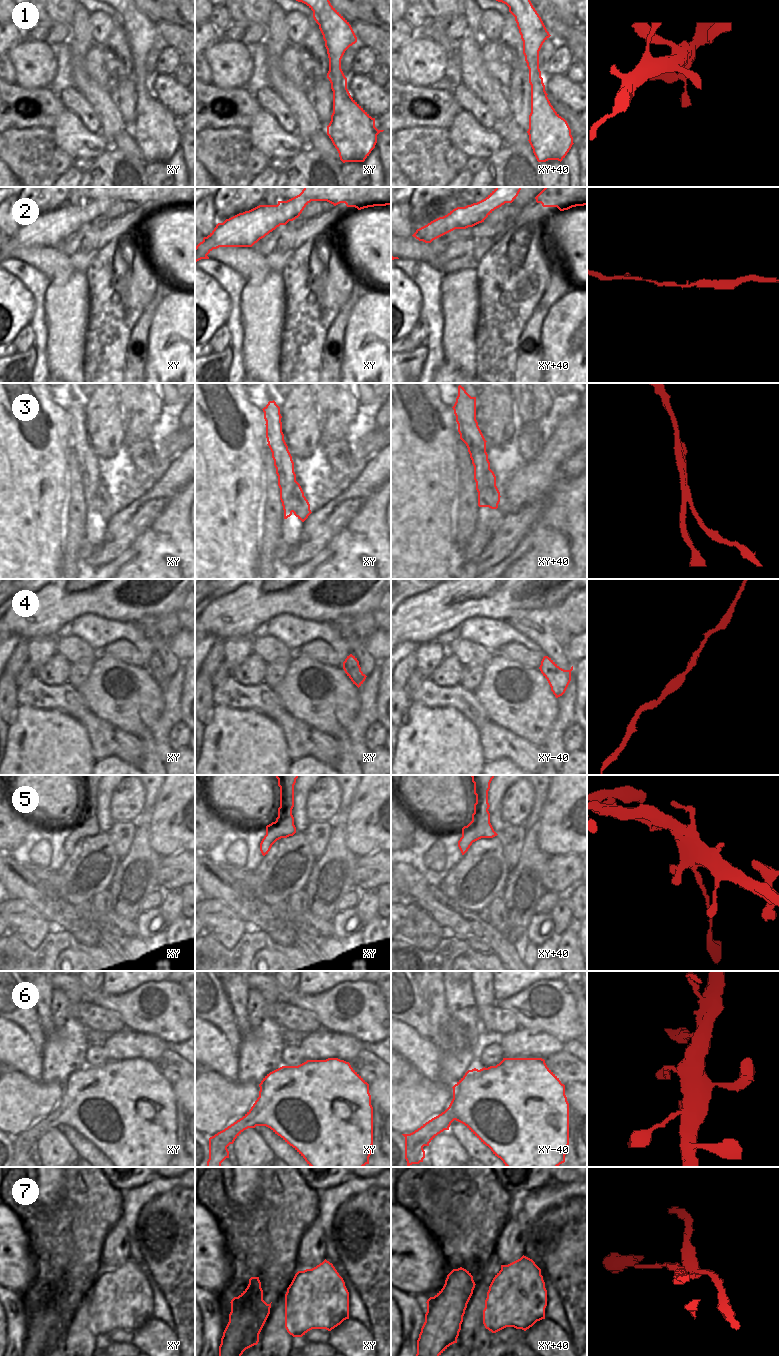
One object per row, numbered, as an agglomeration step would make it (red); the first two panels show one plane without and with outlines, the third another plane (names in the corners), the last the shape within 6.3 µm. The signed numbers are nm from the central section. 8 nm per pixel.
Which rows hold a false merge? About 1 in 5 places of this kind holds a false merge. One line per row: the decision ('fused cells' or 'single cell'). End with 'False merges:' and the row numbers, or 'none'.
1: single cell
2: single cell
3: fused cells
4: single cell
5: single cell
6: single cell
7: fused cells
False merges: 3, 7

